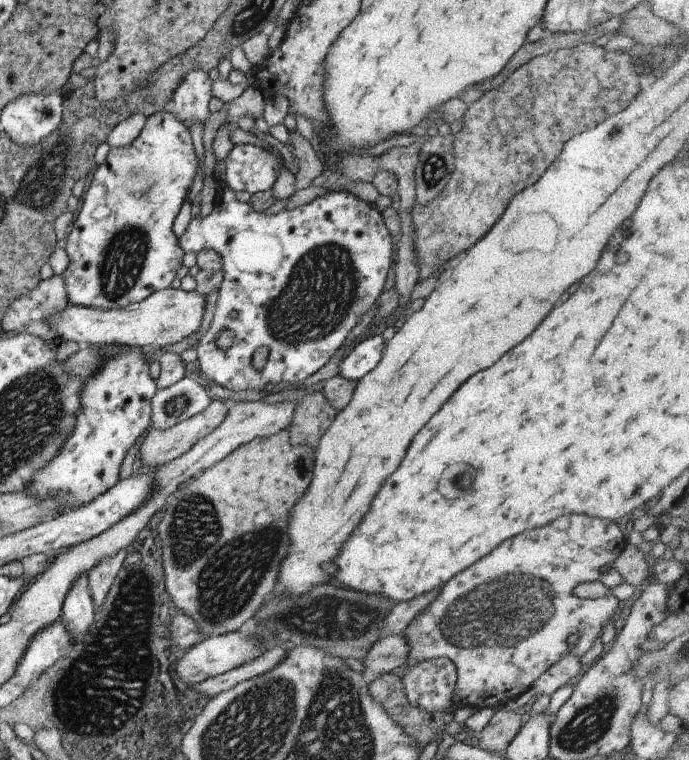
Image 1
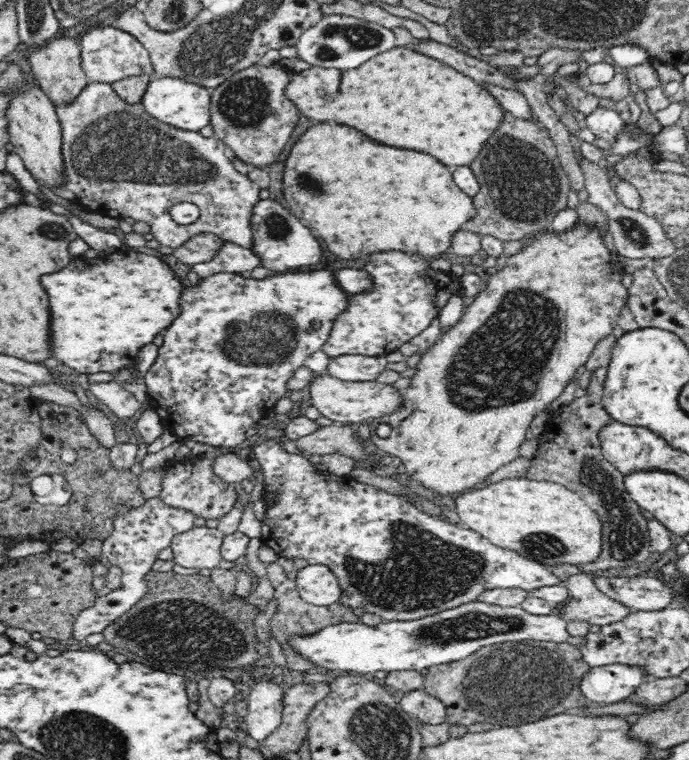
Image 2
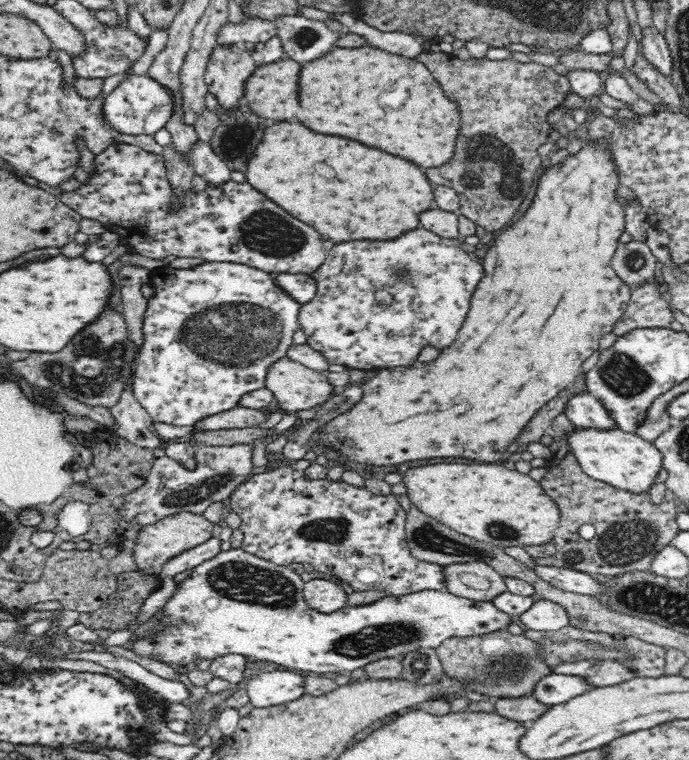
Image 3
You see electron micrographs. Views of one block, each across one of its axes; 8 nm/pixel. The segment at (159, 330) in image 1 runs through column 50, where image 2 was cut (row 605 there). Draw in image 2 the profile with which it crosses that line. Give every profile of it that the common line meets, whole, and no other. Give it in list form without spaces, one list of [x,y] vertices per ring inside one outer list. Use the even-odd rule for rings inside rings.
[[[310,564],[298,570],[295,583],[300,598],[316,606],[336,604],[342,596],[340,581],[326,565]]]

